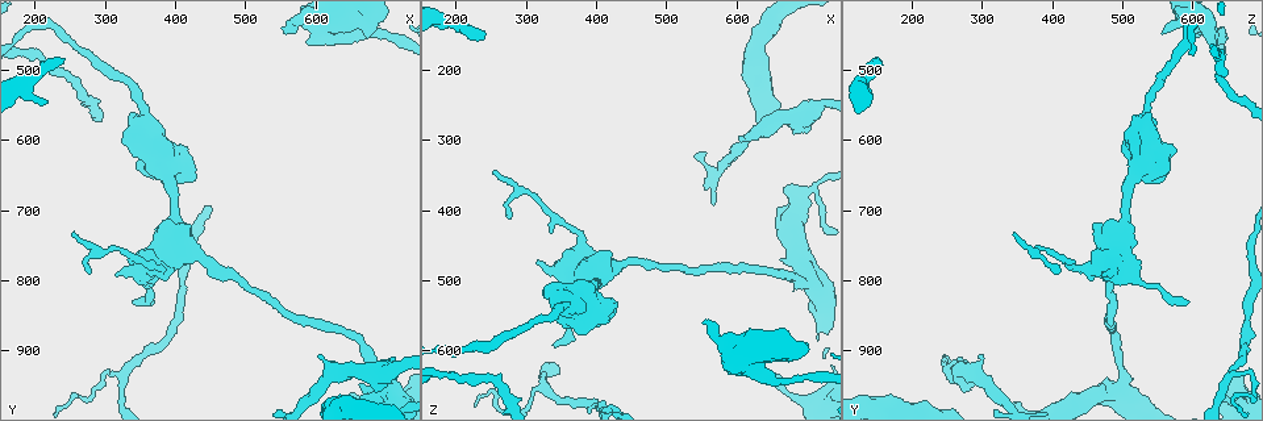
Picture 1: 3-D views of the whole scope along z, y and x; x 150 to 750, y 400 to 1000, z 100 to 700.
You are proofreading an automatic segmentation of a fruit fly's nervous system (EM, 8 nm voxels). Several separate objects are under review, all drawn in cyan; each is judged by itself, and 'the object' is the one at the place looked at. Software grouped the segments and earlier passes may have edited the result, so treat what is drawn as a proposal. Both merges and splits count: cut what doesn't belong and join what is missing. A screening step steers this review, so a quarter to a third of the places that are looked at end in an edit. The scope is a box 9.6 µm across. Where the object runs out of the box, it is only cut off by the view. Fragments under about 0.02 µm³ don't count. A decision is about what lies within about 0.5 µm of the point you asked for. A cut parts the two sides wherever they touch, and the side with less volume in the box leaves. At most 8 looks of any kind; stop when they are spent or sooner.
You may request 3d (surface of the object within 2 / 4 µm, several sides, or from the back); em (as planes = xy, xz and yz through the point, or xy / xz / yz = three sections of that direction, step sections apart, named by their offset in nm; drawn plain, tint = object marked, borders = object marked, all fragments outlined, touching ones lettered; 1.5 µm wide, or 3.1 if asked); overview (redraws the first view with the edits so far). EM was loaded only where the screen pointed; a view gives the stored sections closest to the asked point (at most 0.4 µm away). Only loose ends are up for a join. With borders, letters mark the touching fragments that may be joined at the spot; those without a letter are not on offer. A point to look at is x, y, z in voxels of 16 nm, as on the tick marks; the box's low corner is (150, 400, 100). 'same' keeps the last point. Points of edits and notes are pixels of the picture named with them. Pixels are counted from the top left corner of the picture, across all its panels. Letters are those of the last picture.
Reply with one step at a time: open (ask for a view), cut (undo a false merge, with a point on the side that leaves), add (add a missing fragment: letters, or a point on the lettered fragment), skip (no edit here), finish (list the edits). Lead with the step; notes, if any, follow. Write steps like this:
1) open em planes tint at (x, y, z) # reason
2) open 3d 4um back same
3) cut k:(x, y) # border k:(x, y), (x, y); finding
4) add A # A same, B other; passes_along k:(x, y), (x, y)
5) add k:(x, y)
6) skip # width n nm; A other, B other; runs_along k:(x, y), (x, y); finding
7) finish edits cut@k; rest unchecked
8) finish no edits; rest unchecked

open em planes tint at (720, 925, 245) # sudden change in width

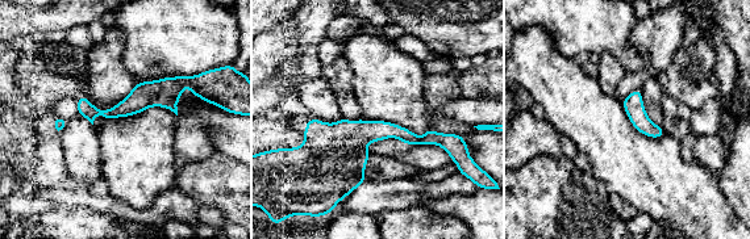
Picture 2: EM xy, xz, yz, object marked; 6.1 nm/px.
open em planes borders same # what lies round it

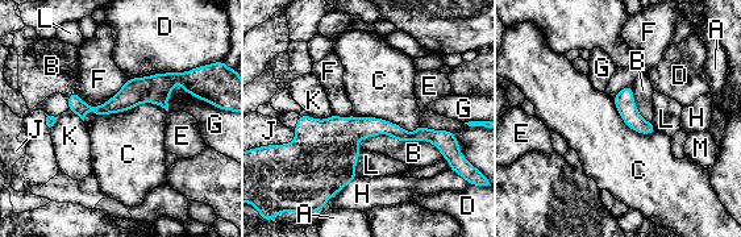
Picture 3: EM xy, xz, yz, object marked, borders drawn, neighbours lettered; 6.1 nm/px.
skip # width 120 nm; A other, B other, C other, D other, E other, F other, G other, H other, J other, K other, L other, M other; border 3:(167, 111), (138, 103), (96, 117); all the same neuron

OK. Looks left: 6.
open em planes tint at (295, 760, 370) # sharp bend

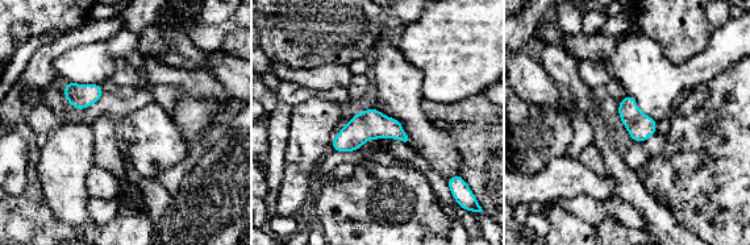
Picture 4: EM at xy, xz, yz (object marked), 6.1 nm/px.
open em planes borders same

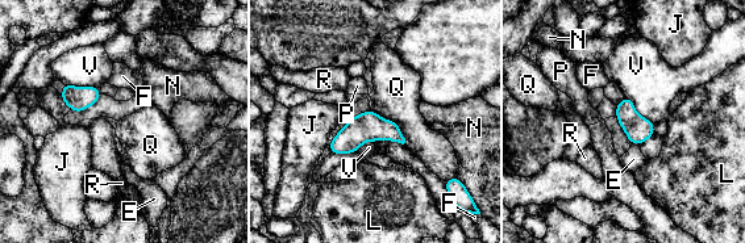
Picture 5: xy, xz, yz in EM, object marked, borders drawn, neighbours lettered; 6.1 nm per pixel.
skip # width 160 nm; E other, F other, J other, L other, N other, P other, Q other, R other, V other; border 5:(373, 110), (392, 120), (406, 142); all the same neuron

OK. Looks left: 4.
open 3d 4um at (240, 480, 150) # branch stops here

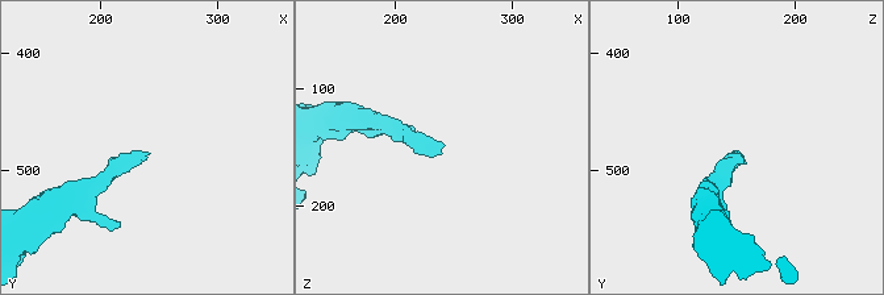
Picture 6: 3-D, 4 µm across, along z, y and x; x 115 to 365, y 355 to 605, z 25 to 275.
open em xz step 8 borders at (242, 486, 150) # now the EM

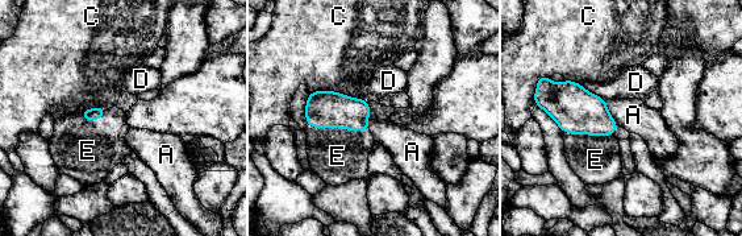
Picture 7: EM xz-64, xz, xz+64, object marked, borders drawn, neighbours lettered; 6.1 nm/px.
open em planes borders same # another direction

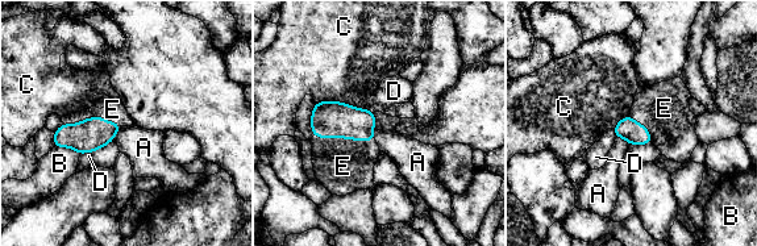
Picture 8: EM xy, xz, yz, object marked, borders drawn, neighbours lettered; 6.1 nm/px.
add E # A other, B other, C other, D other, E same; passes_along 8:(329, 119), (344, 138), (342, 166); it goes on there

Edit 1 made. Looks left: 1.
finish edits add@8; rest unchecked

